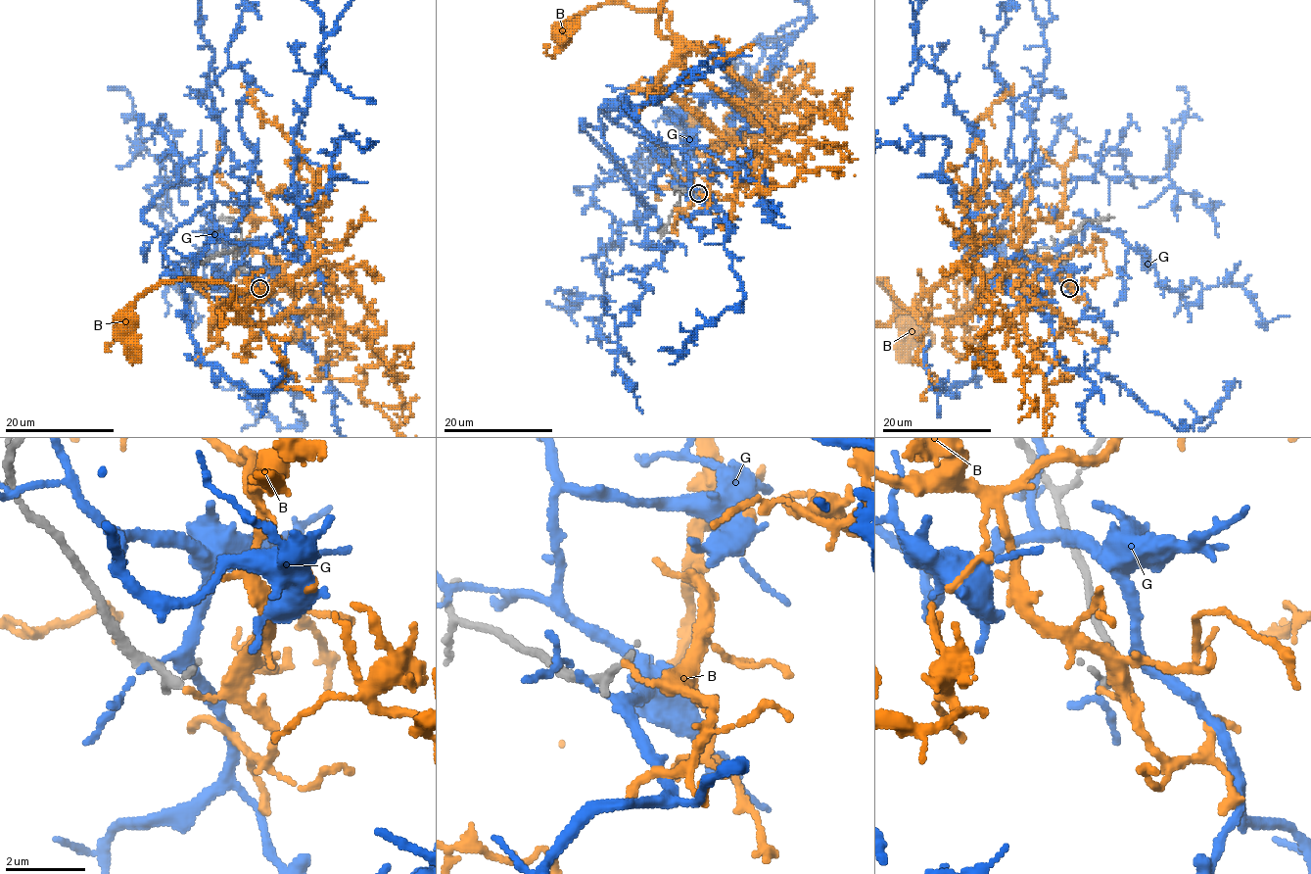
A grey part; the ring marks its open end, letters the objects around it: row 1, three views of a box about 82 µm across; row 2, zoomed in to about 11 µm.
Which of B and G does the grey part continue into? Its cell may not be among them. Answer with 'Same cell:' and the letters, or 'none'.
Same cell: none

